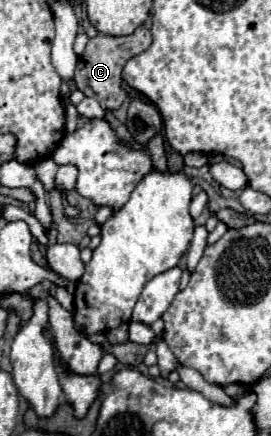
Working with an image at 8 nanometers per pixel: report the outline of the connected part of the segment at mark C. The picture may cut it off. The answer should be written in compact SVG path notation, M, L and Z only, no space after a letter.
M139 26L131 36L105 36L105 34L97 34L95 38L91 38L87 42L87 48L79 60L79 68L75 72L75 82L77 88L85 94L95 98L105 110L117 110L125 98L127 92L123 90L123 80L121 80L121 70L125 66L125 62L141 52L145 52L151 46L151 32L143 26Z

